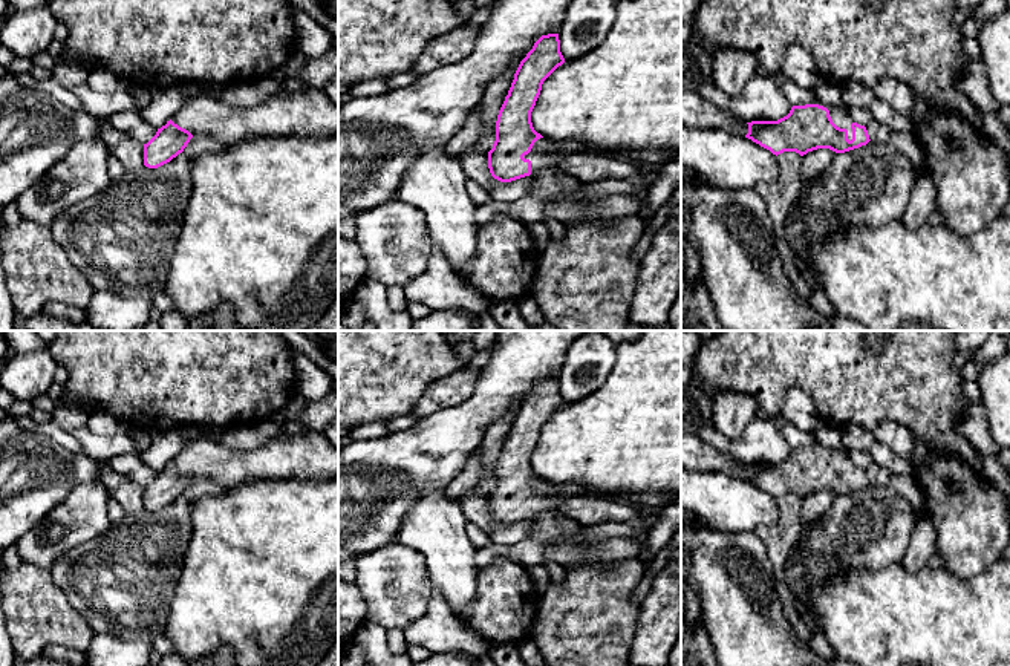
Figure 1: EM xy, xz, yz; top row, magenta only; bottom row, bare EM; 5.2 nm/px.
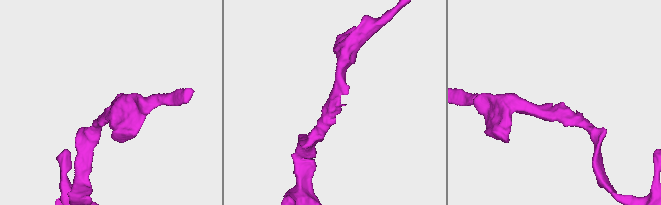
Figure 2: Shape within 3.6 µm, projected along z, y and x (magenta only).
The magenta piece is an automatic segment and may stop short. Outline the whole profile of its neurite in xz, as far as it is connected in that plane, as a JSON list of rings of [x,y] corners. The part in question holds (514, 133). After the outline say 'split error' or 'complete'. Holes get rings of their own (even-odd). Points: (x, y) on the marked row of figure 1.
[[[559,34],[542,35],[520,61],[496,121],[496,141],[488,152],[494,179],[511,182],[542,168],[556,168],[559,153],[543,153],[533,145],[543,138],[531,122],[531,112],[543,81],[565,63]]]; split error

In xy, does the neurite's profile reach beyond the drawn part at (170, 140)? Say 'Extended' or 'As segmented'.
Extended

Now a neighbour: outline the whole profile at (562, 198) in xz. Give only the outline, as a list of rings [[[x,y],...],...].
[[[542,168],[528,178],[531,179],[528,196],[545,201],[545,219],[565,225],[585,222],[609,225],[623,217],[637,216],[640,210],[638,198],[630,194],[583,198],[580,191],[585,188],[585,182],[572,176],[562,178],[556,168]]]

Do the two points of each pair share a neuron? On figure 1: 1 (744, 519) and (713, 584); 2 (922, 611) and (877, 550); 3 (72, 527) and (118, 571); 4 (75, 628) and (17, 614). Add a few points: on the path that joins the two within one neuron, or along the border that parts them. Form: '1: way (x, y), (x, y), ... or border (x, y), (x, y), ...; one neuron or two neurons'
1: border (703, 525), (718, 532), (755, 532); two neurons
2: border (900, 561), (877, 568), (856, 568), (853, 571); two neurons
3: border (110, 524), (101, 533), (68, 550), (57, 561); two neurons
4: way (61, 625), (43, 616), (31, 614); one neuron

